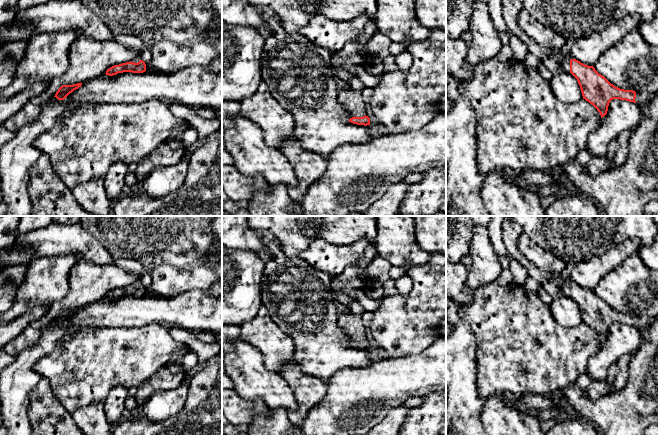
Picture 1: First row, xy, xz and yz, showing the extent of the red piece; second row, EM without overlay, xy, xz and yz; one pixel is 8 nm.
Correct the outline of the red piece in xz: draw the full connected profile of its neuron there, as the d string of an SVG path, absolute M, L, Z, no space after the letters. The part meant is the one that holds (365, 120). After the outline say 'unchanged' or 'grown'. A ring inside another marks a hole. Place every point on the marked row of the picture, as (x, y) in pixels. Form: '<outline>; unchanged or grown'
M340 85L337 101L353 117L349 122L357 125L370 125L370 118L366 115L366 106L362 97L362 91Z; grown

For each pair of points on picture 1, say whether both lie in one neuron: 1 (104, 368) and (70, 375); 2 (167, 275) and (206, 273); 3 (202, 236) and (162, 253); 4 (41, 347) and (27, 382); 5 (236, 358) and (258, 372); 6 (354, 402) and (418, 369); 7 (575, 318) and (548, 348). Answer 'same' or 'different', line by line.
1: same
2: same
3: same
4: same
5: same
6: same
7: different

